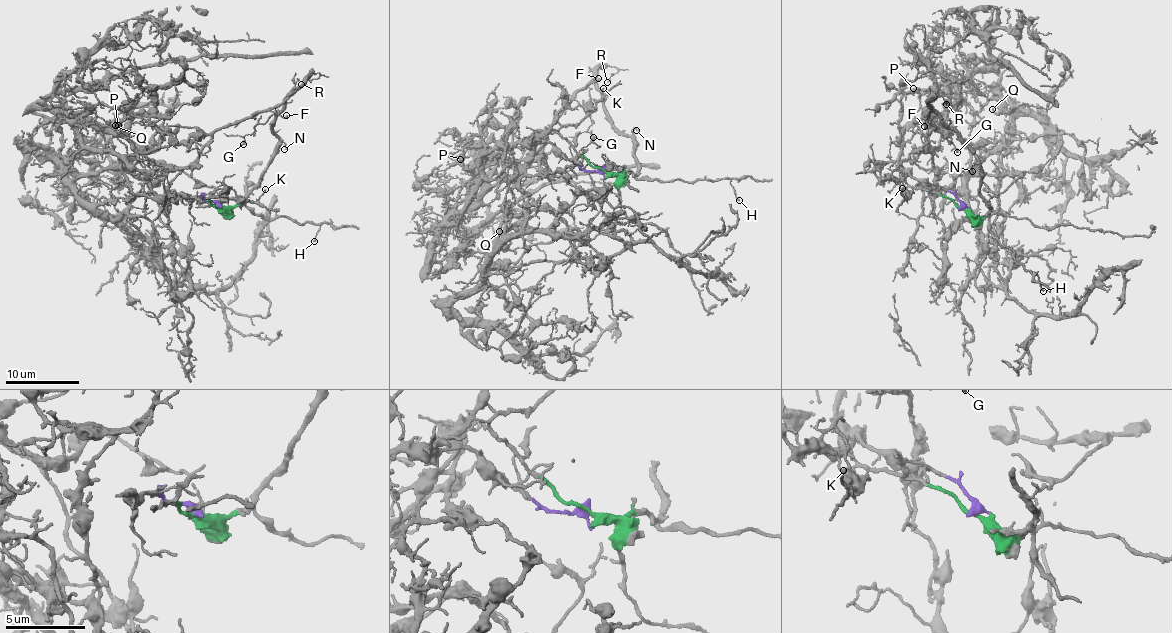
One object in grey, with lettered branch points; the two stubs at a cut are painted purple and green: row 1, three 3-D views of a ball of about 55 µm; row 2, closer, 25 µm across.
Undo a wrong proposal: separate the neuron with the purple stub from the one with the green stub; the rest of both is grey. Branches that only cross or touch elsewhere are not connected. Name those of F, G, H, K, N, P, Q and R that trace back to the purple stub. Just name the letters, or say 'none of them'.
P, Q

